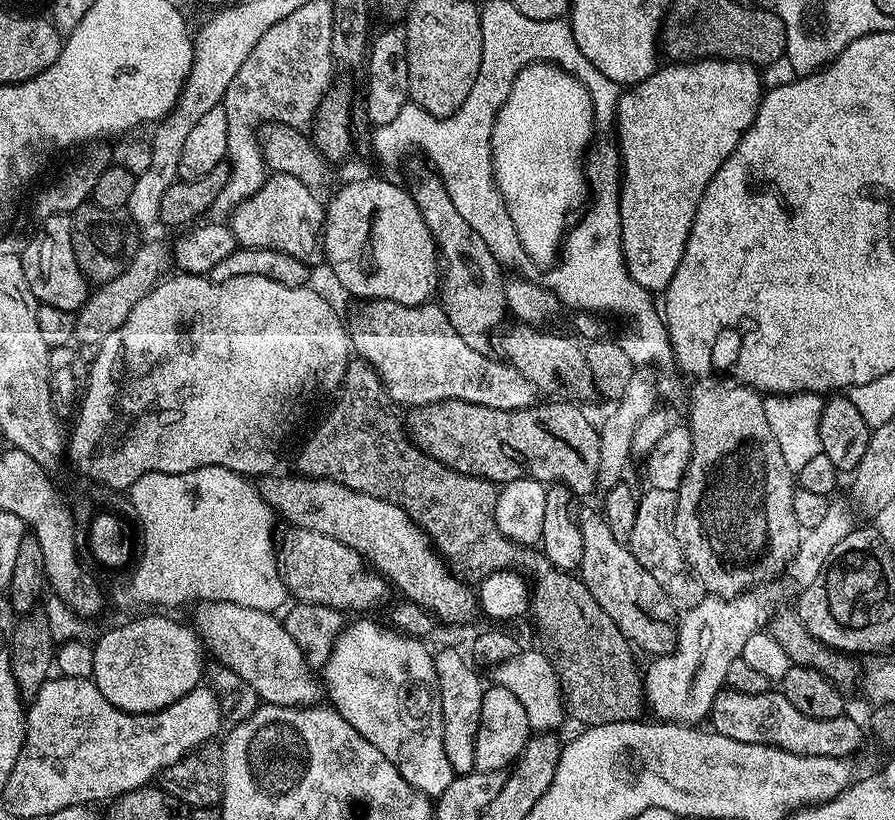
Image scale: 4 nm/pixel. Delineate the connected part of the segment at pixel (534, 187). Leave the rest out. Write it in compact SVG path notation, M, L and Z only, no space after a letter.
M531 64L523 68L518 78L512 80L510 94L498 110L492 131L492 169L496 185L504 199L506 210L522 238L522 246L528 265L523 277L545 287L548 276L568 260L568 240L572 231L580 228L596 204L596 184L592 184L592 172L588 172L588 160L592 160L592 148L617 148L615 119L608 116L608 140L600 136L600 113L593 114L593 102L589 92L576 76L562 71L555 64Z

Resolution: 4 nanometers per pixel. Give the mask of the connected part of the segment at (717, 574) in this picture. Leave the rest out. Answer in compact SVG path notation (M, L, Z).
M709 374L697 379L693 388L690 388L688 400L688 417L686 423L692 431L692 453L690 462L684 471L684 477L679 488L676 489L676 513L674 514L674 530L676 543L680 545L682 554L686 558L692 574L704 583L705 593L714 596L737 596L739 592L749 591L753 586L759 585L763 576L772 576L775 572L783 573L792 563L792 555L800 548L802 529L794 518L794 474L790 466L786 466L786 458L782 458L782 449L774 439L774 430L770 430L770 422L766 422L764 409L764 396L749 384L740 383L739 379L719 380L716 374Z

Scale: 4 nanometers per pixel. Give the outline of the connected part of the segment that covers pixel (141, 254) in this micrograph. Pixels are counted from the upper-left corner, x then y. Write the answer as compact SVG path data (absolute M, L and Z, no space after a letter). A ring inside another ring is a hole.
M152 240L149 244L148 241L141 243L136 249L134 258L126 266L126 270L122 270L118 278L99 285L89 295L86 303L80 307L79 312L75 313L75 339L96 346L111 332L118 330L118 326L122 326L126 318L130 318L130 310L134 310L134 306L138 306L138 302L142 302L142 298L146 298L146 294L150 294L150 290L160 283L162 277L169 271L168 264L170 268L169 245L167 248L160 240Z

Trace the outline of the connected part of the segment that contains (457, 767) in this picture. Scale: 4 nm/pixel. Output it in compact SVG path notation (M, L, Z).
M444 648L440 653L437 651L434 656L436 681L442 702L442 722L444 723L442 726L442 746L446 746L446 759L450 761L453 773L457 776L474 769L474 738L478 738L478 722L482 714L482 694L486 687L485 681L480 681L479 674L475 672L477 669L470 663L469 657L465 653L464 656L452 648Z

